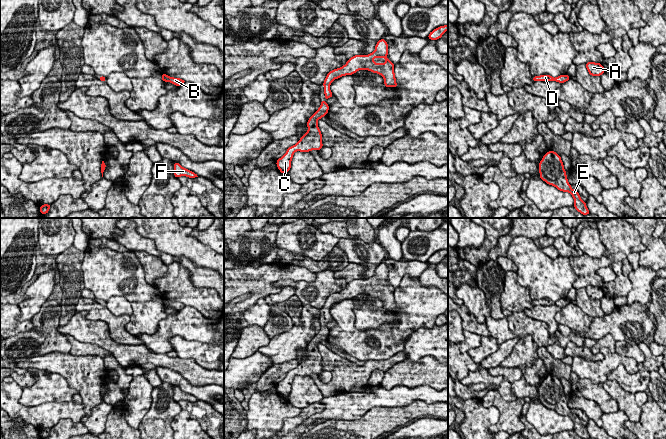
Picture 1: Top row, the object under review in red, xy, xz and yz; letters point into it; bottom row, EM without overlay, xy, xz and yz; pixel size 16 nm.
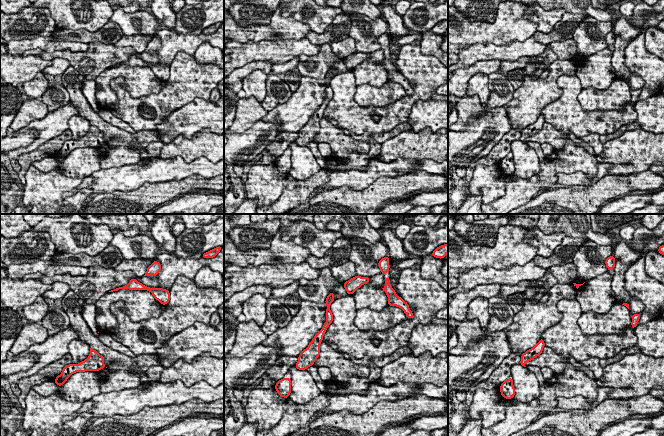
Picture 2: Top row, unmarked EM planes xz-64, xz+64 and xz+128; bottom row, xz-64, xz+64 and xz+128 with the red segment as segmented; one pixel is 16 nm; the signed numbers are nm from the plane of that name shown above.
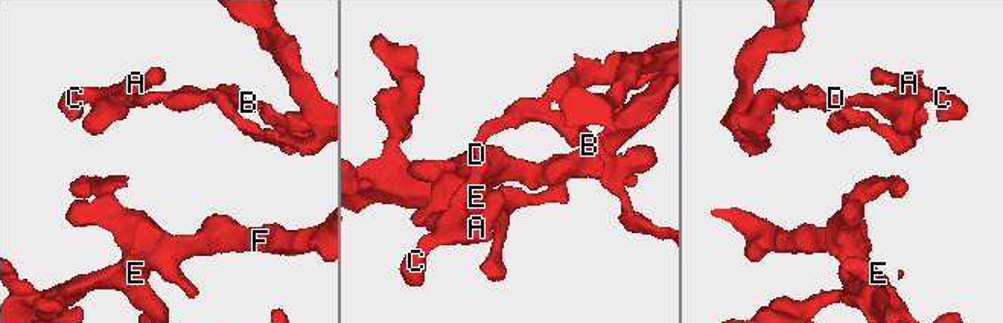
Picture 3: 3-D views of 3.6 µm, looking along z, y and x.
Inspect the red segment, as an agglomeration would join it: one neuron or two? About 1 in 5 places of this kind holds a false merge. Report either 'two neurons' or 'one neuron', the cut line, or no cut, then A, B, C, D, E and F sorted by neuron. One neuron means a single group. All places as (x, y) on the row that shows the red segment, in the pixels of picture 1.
one neuron | no cut | A B C D E F

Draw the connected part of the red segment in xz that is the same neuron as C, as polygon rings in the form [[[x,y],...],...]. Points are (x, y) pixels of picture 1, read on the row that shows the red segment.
[[[380,39],[375,51],[368,55],[355,55],[348,59],[345,65],[340,68],[331,70],[323,82],[325,99],[321,100],[321,105],[318,110],[309,118],[307,122],[308,131],[299,139],[299,141],[289,147],[286,153],[277,160],[276,165],[280,173],[285,174],[291,168],[291,161],[296,151],[310,152],[311,150],[320,150],[322,144],[322,134],[318,127],[317,121],[326,116],[329,110],[329,105],[325,102],[333,96],[330,85],[333,80],[342,76],[352,75],[359,70],[368,70],[373,73],[380,74],[384,79],[384,85],[389,87],[398,87],[396,83],[394,64],[387,58],[388,44],[385,39]]]

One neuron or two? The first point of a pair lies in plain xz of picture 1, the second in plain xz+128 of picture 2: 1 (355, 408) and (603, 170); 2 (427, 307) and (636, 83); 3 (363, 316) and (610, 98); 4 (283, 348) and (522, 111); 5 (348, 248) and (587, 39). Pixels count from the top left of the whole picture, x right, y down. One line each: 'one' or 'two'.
1: one
2: two
3: one
4: one
5: one

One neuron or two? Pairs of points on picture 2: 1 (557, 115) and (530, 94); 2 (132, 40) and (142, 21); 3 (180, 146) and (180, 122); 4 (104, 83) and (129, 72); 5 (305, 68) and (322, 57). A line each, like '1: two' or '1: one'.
1: two
2: two
3: two
4: one
5: one

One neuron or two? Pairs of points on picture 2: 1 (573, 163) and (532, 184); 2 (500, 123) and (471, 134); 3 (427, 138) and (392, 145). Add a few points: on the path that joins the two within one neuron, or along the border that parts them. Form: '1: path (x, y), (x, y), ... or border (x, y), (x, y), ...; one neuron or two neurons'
1: path (563, 163), (557, 163), (542, 178); one neuron
2: path (493, 125), (478, 129); one neuron
3: path (418, 145), (401, 145); one neuron

